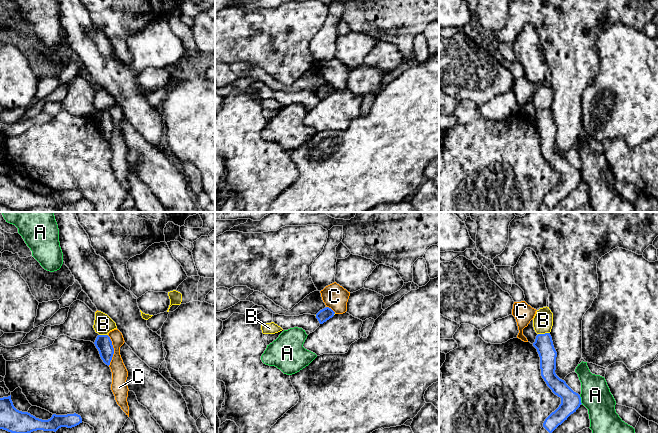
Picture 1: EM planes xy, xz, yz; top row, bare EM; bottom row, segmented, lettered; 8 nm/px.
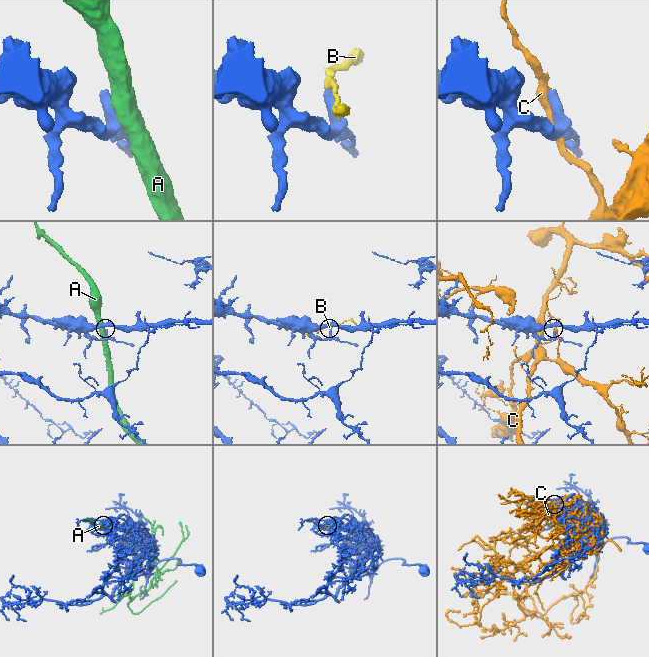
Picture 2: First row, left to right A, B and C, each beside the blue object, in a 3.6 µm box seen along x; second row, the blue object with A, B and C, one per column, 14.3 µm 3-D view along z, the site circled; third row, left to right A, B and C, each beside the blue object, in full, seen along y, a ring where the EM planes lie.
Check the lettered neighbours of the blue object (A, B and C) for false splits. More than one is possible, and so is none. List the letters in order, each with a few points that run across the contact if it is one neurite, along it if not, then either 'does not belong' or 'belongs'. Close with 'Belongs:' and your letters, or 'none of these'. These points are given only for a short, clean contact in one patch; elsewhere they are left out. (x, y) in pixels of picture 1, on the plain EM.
A: yz (579, 171), (582, 179) | does not belong
B: does not belong
C: does not belong
Belongs: none of these

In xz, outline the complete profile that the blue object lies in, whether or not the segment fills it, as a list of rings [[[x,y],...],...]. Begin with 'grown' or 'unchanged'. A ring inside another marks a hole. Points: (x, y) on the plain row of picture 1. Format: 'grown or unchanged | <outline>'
unchanged | [[[326,83],[316,90],[316,94],[318,95],[320,100],[323,100],[324,98],[332,94],[334,90],[335,88],[331,84]]]

